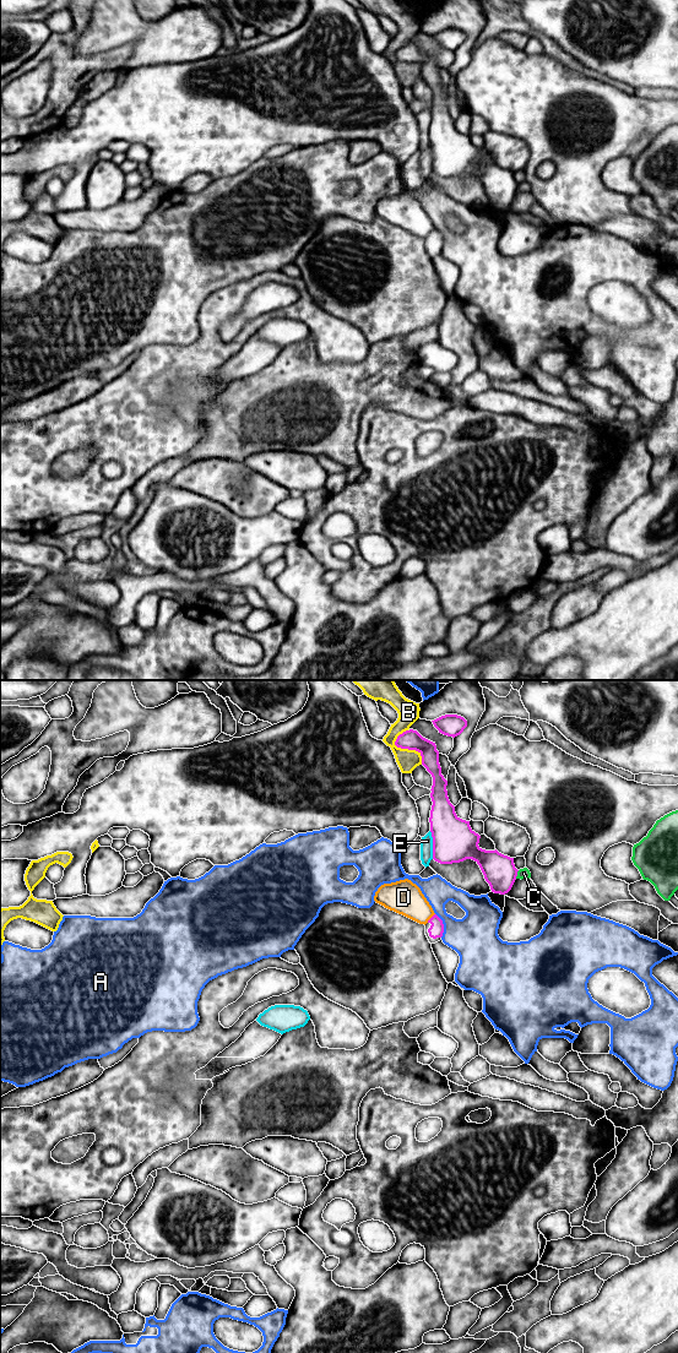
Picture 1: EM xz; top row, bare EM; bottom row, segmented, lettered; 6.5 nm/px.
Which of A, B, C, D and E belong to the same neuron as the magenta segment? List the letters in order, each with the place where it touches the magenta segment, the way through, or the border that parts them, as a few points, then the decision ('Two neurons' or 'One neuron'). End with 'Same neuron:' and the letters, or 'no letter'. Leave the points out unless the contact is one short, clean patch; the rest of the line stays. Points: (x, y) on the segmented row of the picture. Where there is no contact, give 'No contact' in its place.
A: Touches magenta at xz (443, 925). Two neurons
B: Touches magenta at xz (406, 748). Two neurons
C: Touches magenta at xz (516, 874). Boundary: xz (519, 870), (515, 878). Two neurons
D: Touches magenta at xz (430, 918). Two neurons
E: Touches magenta at xz (433, 845). Two neurons
Same neuron: no letter

